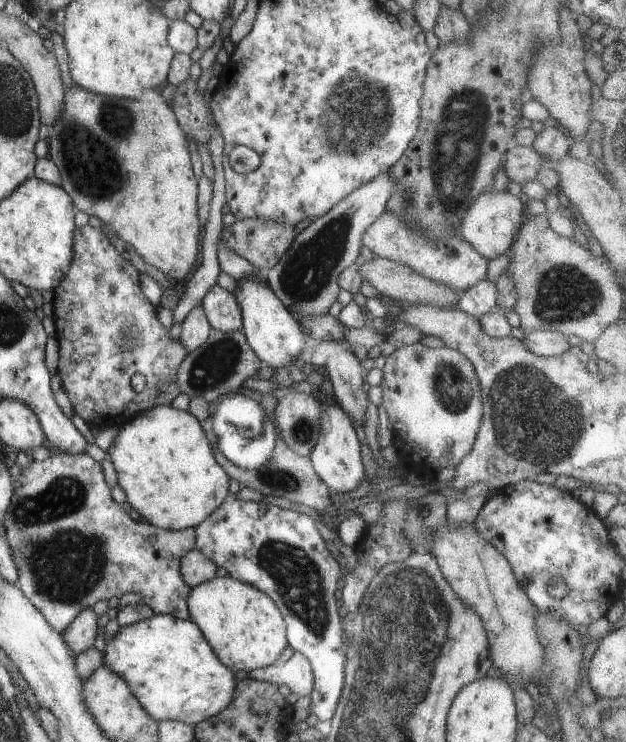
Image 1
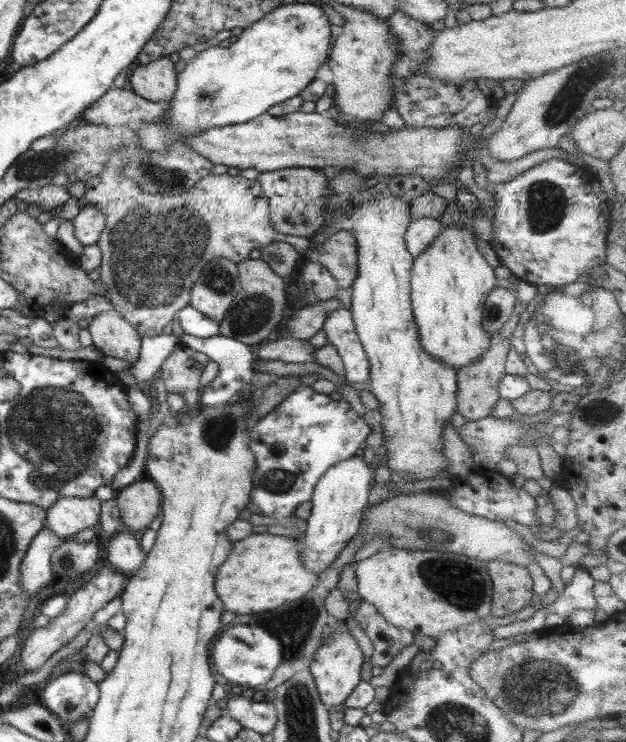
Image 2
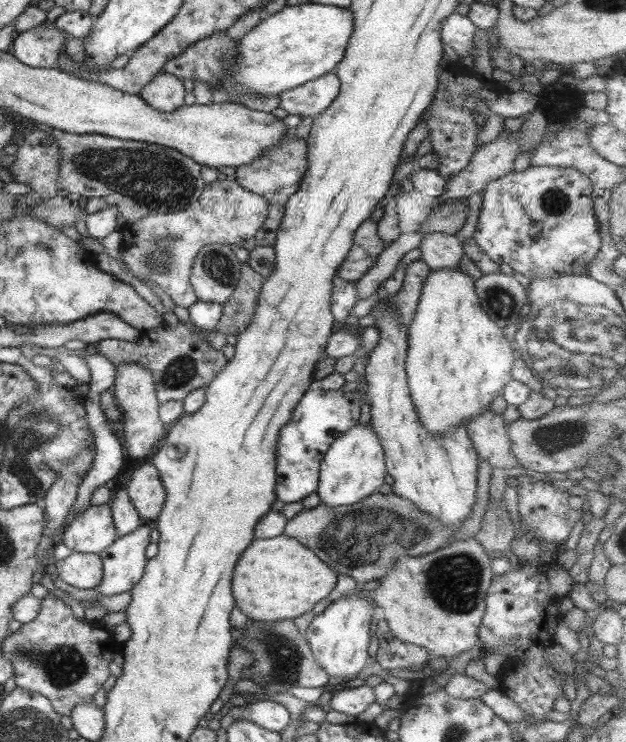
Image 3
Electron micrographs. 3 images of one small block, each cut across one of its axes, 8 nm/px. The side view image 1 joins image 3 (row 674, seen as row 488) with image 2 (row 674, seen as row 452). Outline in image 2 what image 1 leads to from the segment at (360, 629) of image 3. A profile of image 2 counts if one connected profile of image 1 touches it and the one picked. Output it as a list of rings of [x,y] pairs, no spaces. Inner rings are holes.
[[[333,617],[328,618],[328,626],[331,632],[327,634],[327,640],[323,646],[319,646],[315,655],[309,663],[309,675],[313,677],[320,701],[327,707],[341,706],[343,700],[355,689],[355,686],[362,682],[360,680],[360,670],[366,658],[363,657],[355,638],[347,629],[344,621],[337,621]]]

